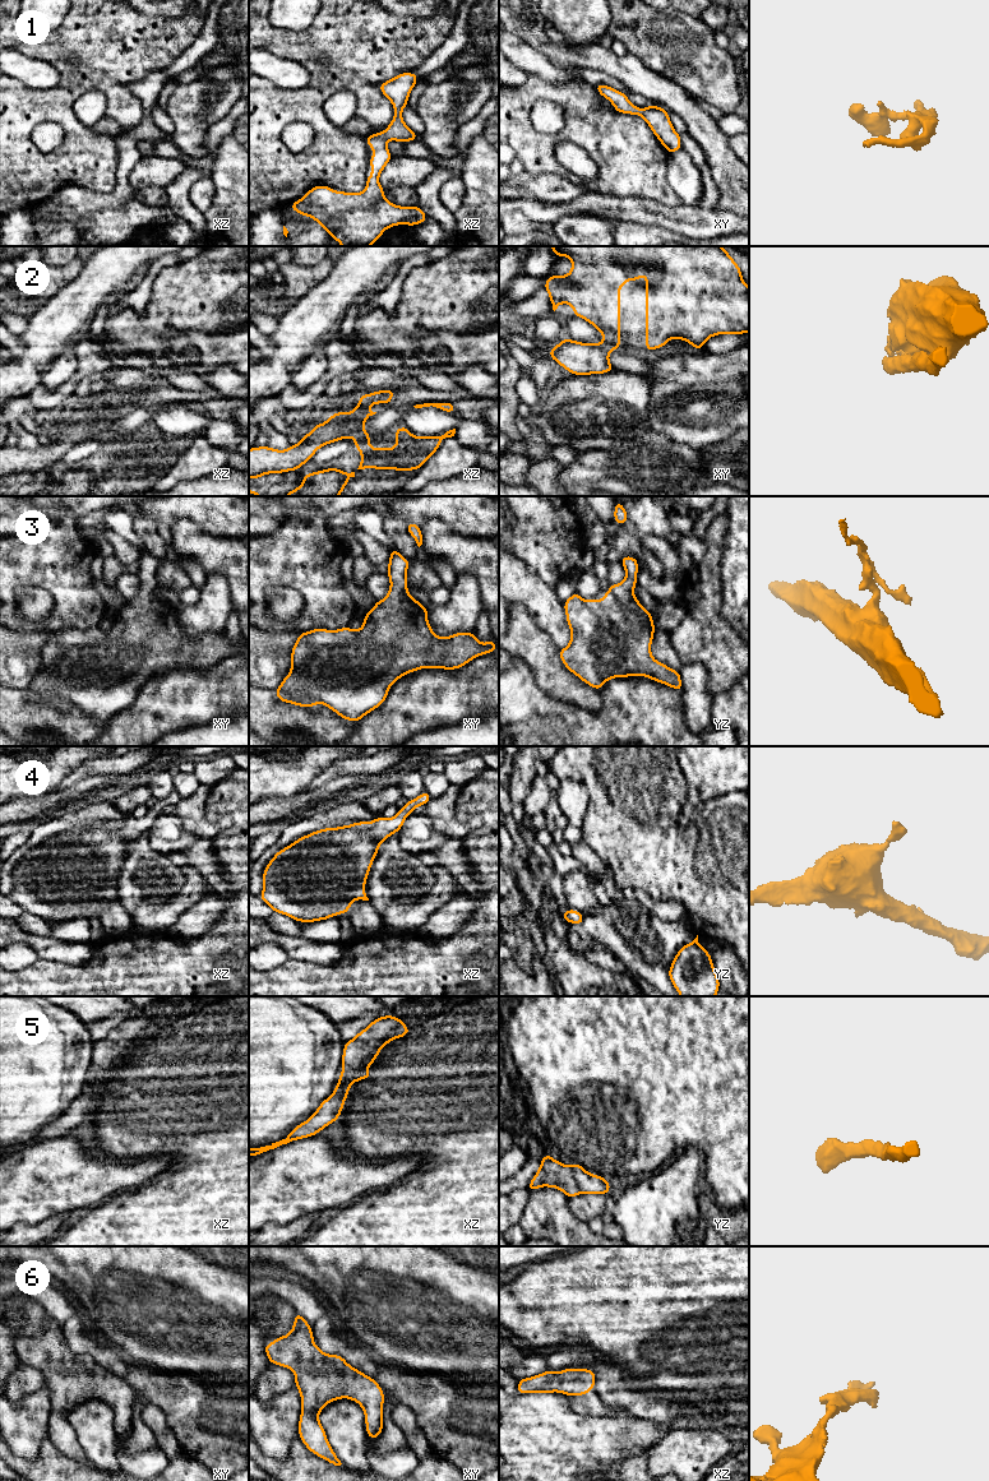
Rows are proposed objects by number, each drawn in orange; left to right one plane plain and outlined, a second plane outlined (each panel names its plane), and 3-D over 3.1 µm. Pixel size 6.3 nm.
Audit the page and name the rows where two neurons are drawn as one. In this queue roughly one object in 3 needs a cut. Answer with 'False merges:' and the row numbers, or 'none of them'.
False merges: 2

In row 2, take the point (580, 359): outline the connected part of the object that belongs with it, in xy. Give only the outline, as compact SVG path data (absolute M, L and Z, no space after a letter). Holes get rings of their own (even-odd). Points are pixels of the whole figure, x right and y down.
M565 337L550 348L549 356L572 375L592 375L615 370L609 361L611 351L605 344L583 343Z

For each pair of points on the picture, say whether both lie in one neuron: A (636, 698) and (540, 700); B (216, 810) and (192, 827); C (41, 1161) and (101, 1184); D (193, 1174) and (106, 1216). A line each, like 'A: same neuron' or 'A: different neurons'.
A: same neuron
B: different neurons
C: same neuron
D: same neuron

